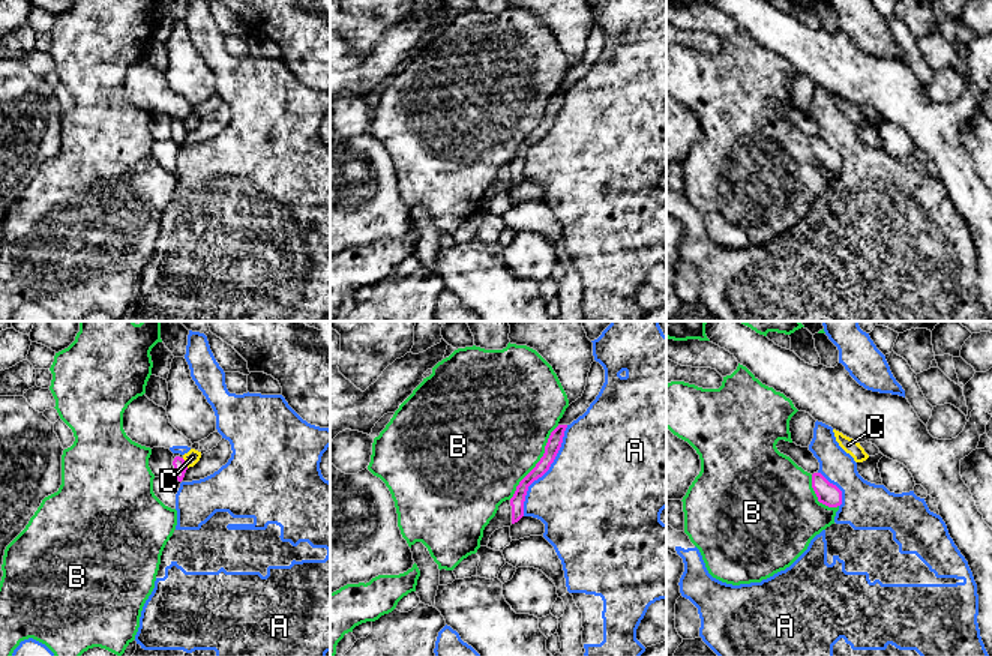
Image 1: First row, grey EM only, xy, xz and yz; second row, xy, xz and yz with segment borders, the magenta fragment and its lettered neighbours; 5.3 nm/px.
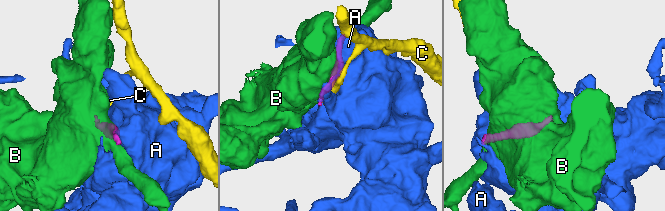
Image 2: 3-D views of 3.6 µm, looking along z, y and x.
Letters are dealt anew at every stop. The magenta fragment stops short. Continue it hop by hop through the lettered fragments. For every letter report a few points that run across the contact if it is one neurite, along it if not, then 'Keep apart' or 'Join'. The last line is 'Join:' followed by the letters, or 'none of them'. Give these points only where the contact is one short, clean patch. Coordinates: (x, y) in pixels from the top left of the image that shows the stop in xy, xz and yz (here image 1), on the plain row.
A: Keep apart
B: Keep apart
C: Line: xy (182, 122), (188, 131). Keep apart
Join: none of them

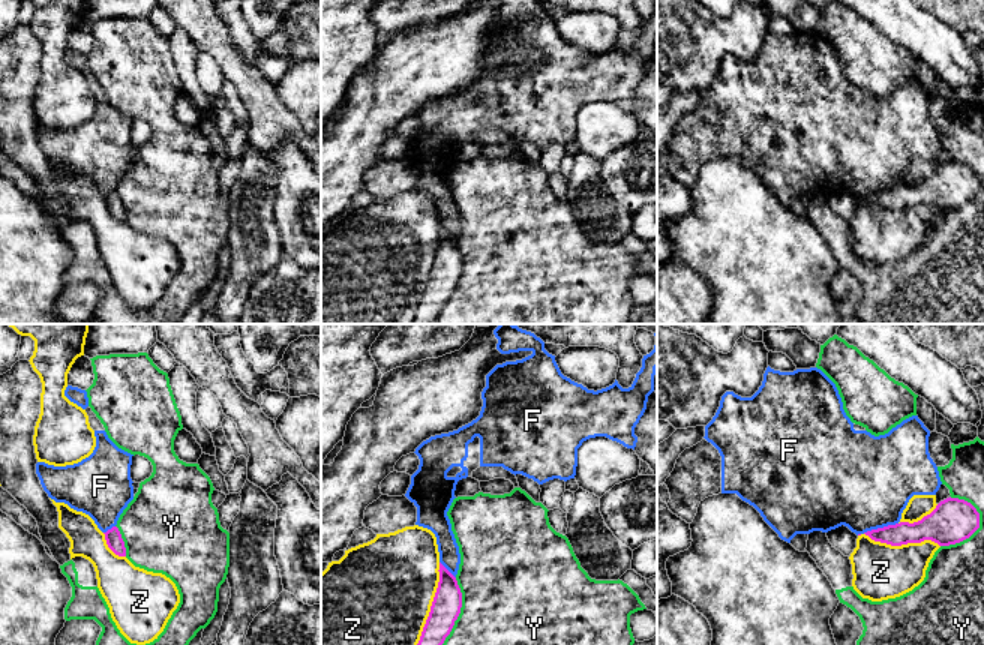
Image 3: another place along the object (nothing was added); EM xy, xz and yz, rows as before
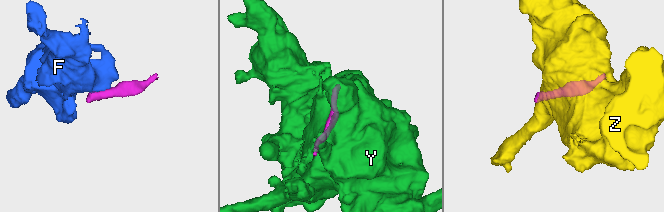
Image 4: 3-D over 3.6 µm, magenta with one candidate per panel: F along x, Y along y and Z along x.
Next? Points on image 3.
F: Line: yz (897, 186), (863, 197). Keep apart
Y: Keep apart
Z: Keep apart
Join: none of them

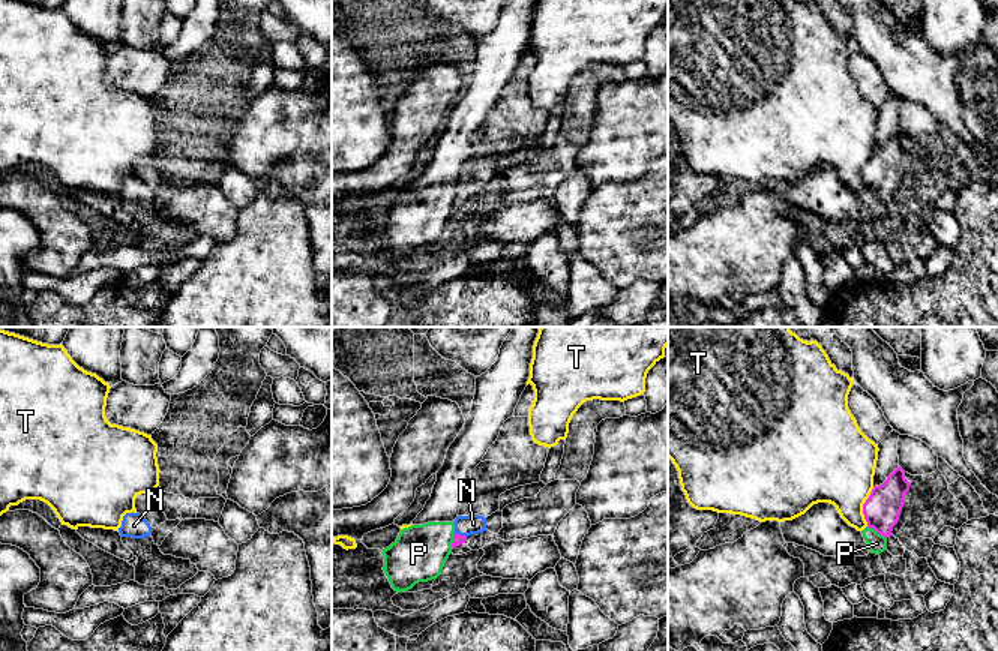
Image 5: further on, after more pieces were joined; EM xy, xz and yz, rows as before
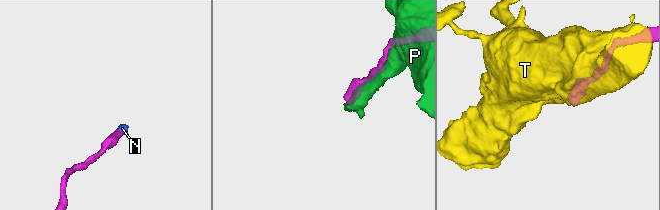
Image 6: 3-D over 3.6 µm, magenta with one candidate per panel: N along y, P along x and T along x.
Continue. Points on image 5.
N: Line: xz (458, 203), (461, 200), (473, 188). Join
P: Keep apart
T: Keep apart
Join: N

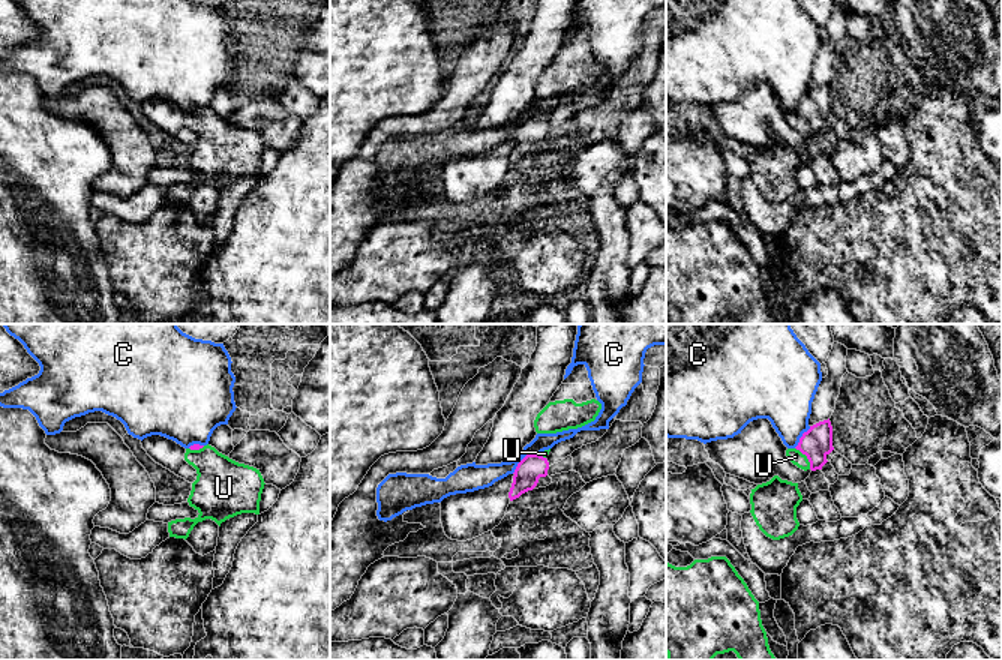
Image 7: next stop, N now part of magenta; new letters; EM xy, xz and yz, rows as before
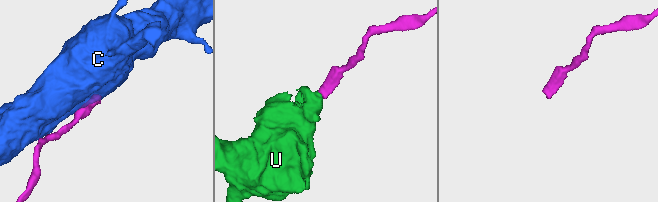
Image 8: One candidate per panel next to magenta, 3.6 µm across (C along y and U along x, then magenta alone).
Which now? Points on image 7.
C: Keep apart
U: Line: yz (816, 107), (807, 122), (795, 120). Join
Join: U

